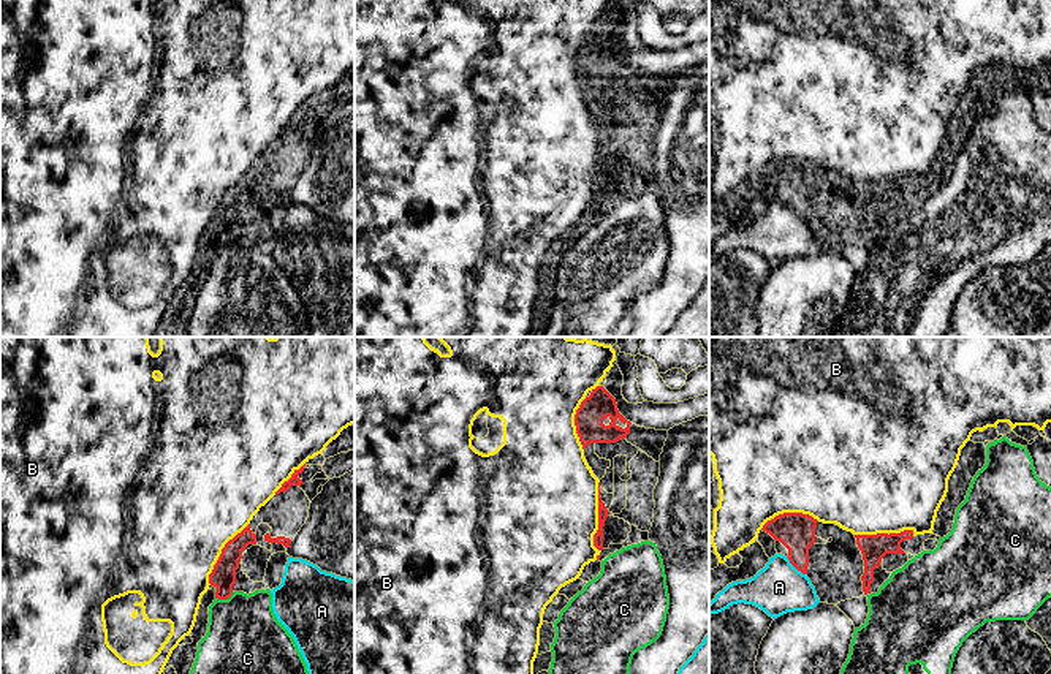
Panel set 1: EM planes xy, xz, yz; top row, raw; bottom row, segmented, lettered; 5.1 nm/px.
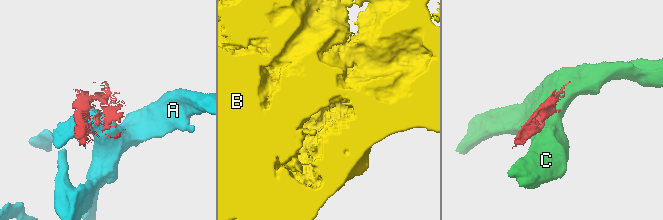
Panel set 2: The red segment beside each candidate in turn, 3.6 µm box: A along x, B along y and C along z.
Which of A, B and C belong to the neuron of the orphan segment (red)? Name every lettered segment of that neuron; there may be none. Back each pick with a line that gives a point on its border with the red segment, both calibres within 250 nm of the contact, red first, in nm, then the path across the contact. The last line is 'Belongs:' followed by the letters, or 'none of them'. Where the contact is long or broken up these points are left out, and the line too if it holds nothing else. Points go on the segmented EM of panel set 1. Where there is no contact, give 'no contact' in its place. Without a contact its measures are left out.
B: xz (599, 516) | 50/500 nm
Belongs: B

